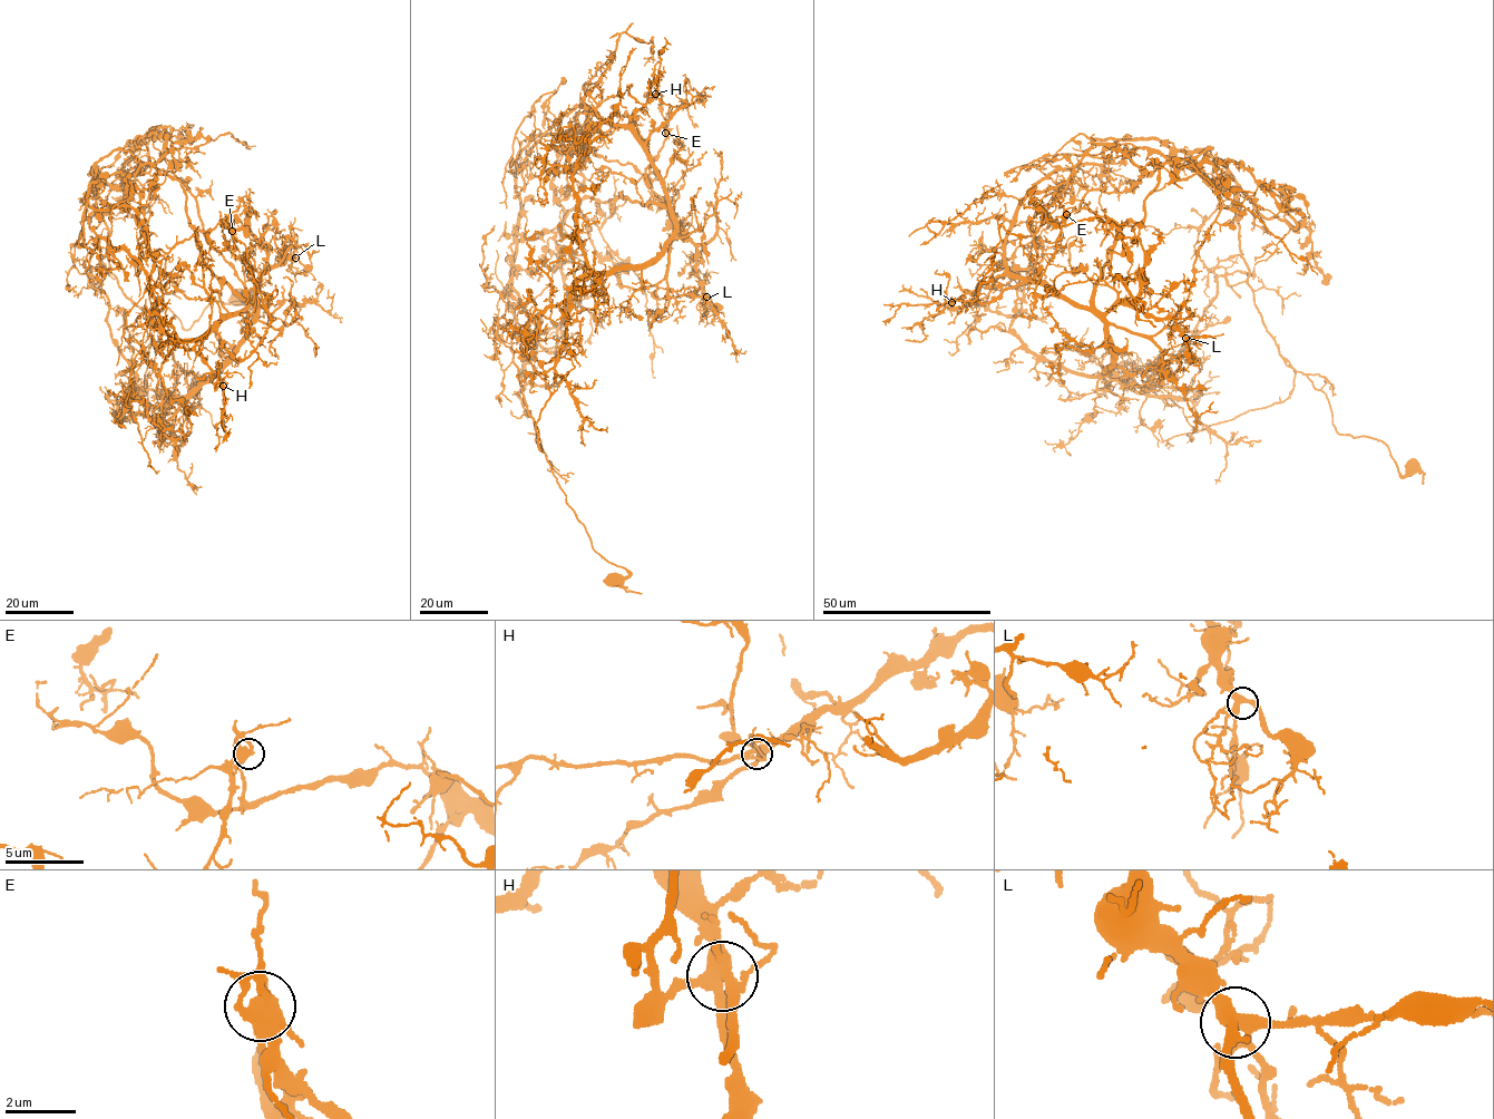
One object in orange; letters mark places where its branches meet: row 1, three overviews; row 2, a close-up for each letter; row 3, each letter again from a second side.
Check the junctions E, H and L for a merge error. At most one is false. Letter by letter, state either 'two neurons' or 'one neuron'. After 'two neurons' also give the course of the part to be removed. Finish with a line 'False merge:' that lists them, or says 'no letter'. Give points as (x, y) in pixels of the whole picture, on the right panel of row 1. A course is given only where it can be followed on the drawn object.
E: two neurons; course (1066, 214), (1067, 224), (1097, 216), (1109, 220), (1084, 207), (1051, 222), (1036, 237), (1019, 236), (995, 249)
H: one neuron
L: one neuron
False merge: E

